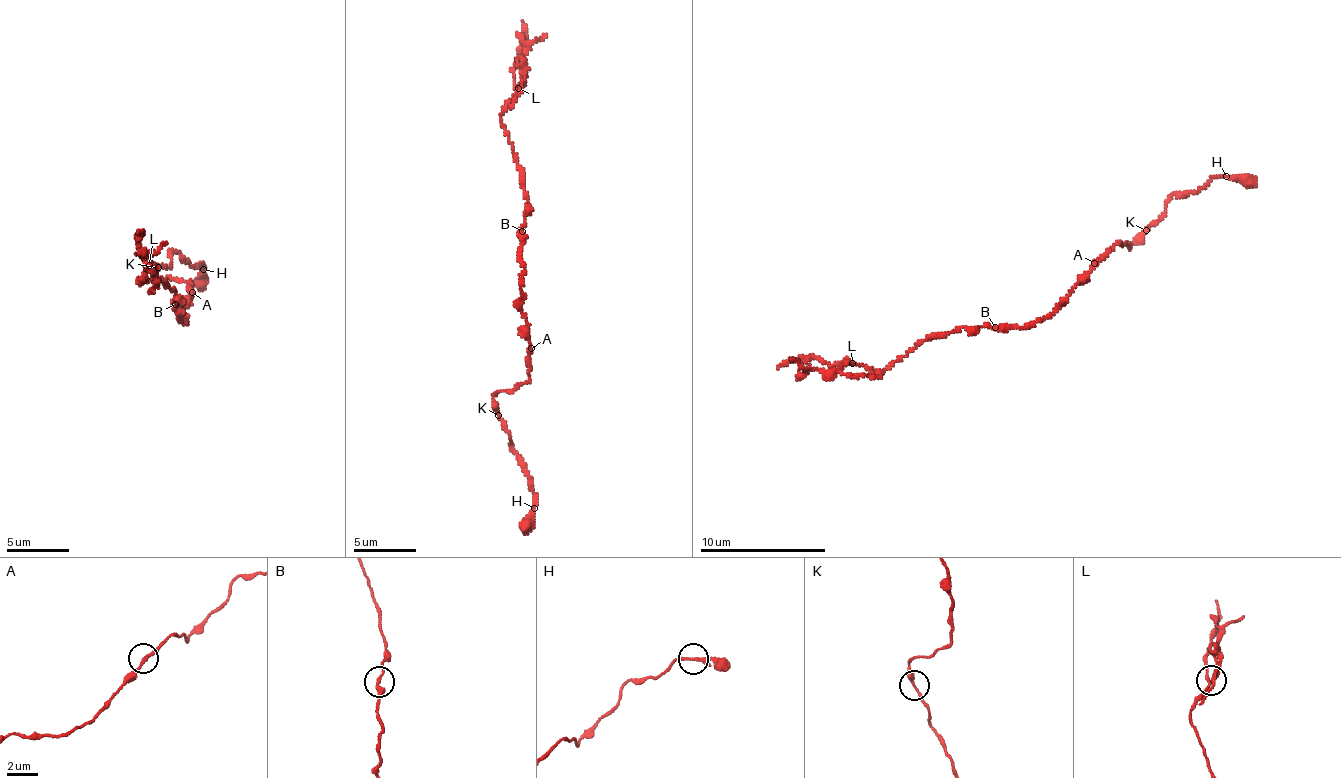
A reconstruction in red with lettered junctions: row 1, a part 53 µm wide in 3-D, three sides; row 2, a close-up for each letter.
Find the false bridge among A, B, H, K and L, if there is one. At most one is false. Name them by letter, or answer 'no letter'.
L

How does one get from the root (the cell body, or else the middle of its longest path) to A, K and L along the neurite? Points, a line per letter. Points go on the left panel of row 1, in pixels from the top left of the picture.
A: (183, 321), (183, 309), (192, 292)
K: (183, 321), (183, 309), (192, 296), (192, 285), (173, 278), (161, 279), (152, 273), (158, 267)
L: (183, 321), (175, 307), (175, 290), (166, 279), (157, 276), (137, 280), (150, 266)

